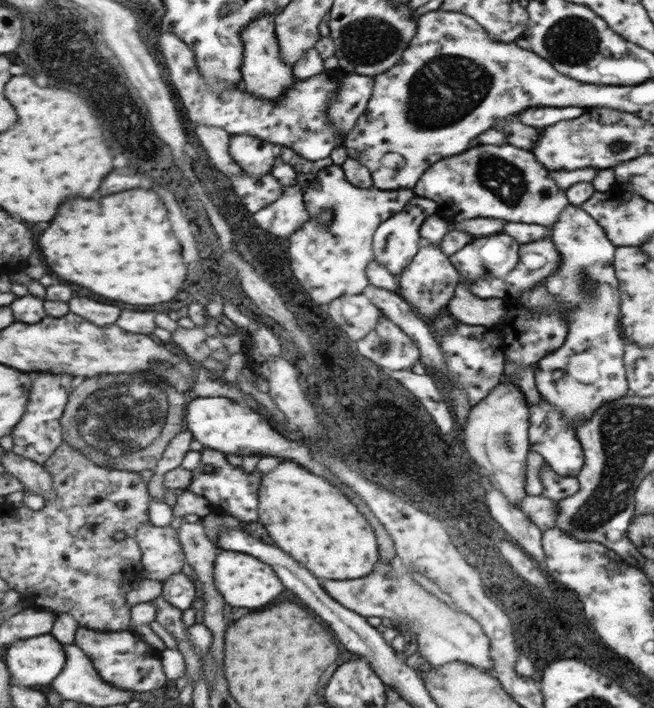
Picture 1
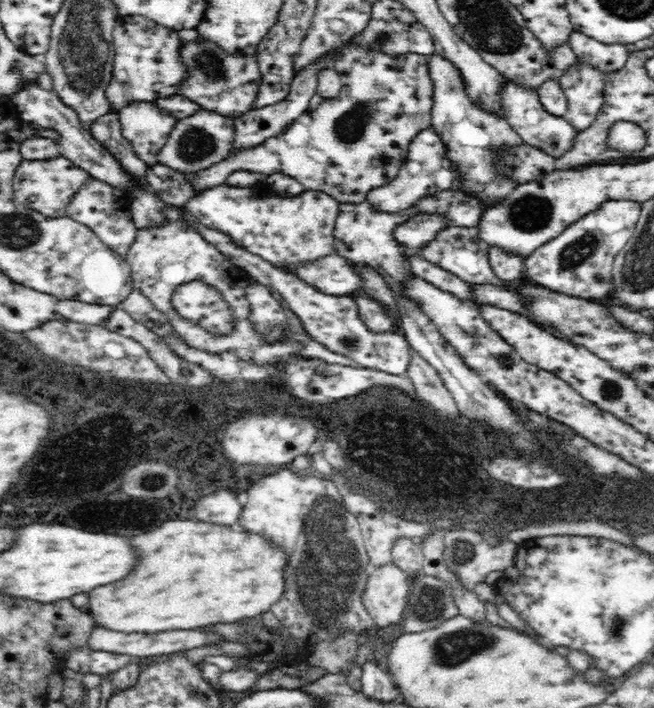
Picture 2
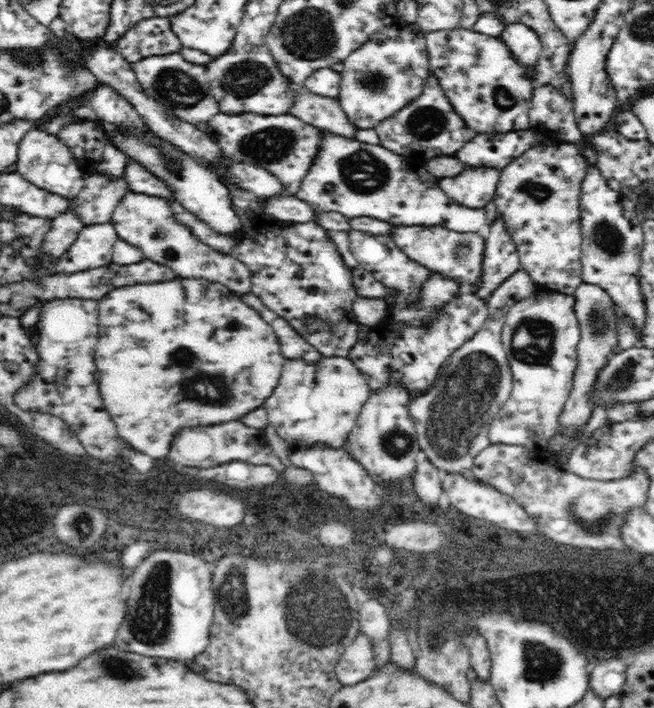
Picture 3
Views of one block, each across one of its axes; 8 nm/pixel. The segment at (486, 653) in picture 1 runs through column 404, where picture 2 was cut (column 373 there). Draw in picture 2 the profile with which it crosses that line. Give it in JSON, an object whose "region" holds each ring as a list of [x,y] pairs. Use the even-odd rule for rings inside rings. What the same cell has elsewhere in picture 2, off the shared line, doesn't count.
{"region":[[[388,562],[388,566],[376,568],[376,572],[370,574],[360,600],[376,626],[380,626],[380,632],[384,626],[392,628],[394,624],[402,622],[402,614],[408,606],[410,586],[412,578],[396,568],[394,562]]]}

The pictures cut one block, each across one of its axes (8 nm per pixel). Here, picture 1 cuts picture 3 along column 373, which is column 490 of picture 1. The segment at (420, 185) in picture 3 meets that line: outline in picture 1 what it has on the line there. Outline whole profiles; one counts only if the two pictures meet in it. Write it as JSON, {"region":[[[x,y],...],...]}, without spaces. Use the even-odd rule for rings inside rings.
{"region":[[[509,144],[471,146],[465,152],[441,158],[423,172],[413,192],[417,198],[435,200],[437,214],[445,216],[451,226],[465,220],[505,220],[551,228],[569,208],[569,198],[551,178],[551,172],[537,164],[531,152]]]}

